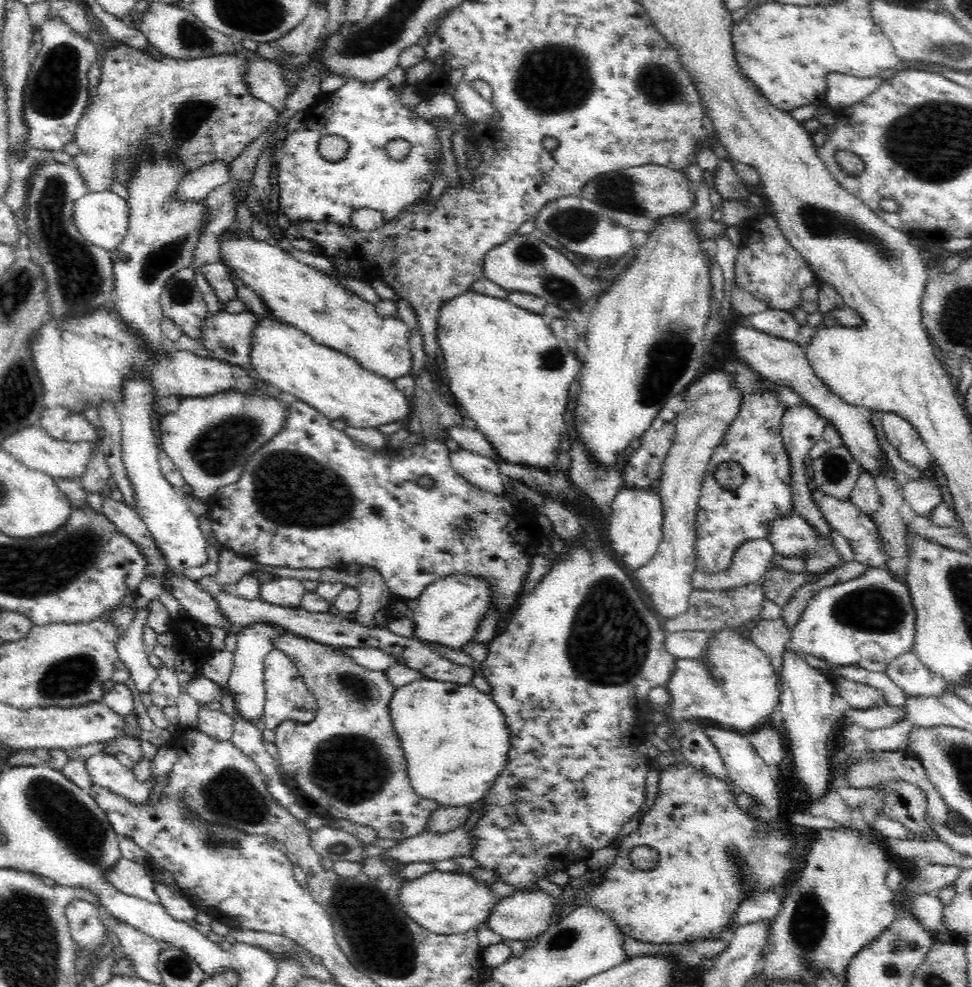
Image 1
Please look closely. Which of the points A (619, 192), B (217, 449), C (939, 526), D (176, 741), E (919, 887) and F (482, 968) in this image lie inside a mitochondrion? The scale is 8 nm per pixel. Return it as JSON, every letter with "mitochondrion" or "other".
{"A":"mitochondrion","B":"mitochondrion","C":"other","D":"other","E":"other","F":"other"}

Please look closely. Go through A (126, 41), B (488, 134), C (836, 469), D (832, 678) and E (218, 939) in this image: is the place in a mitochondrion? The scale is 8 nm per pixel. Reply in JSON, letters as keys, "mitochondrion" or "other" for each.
{"A":"other","B":"other","C":"mitochondrion","D":"other","E":"other"}

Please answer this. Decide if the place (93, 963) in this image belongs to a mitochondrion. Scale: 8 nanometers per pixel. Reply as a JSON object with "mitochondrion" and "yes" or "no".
{"mitochondrion":"no"}

